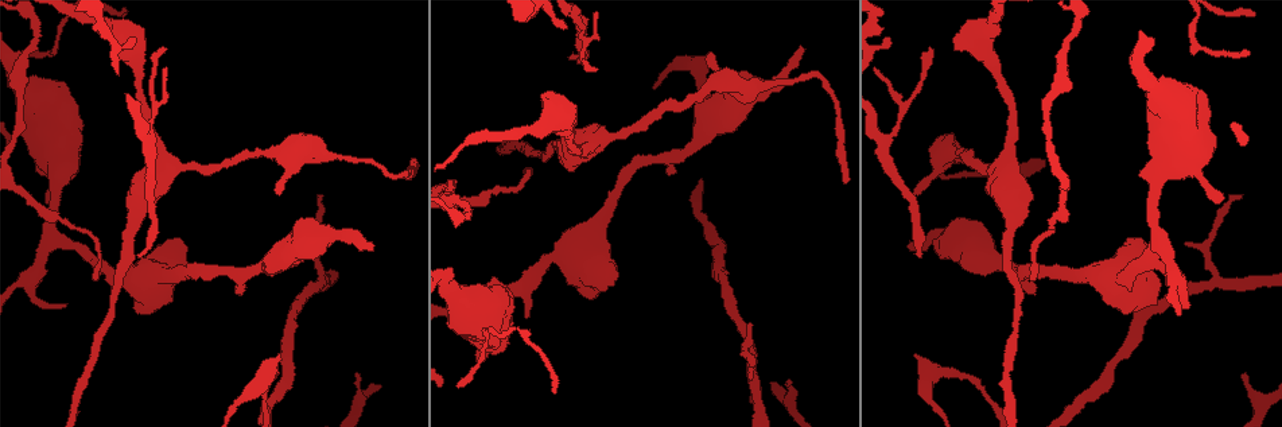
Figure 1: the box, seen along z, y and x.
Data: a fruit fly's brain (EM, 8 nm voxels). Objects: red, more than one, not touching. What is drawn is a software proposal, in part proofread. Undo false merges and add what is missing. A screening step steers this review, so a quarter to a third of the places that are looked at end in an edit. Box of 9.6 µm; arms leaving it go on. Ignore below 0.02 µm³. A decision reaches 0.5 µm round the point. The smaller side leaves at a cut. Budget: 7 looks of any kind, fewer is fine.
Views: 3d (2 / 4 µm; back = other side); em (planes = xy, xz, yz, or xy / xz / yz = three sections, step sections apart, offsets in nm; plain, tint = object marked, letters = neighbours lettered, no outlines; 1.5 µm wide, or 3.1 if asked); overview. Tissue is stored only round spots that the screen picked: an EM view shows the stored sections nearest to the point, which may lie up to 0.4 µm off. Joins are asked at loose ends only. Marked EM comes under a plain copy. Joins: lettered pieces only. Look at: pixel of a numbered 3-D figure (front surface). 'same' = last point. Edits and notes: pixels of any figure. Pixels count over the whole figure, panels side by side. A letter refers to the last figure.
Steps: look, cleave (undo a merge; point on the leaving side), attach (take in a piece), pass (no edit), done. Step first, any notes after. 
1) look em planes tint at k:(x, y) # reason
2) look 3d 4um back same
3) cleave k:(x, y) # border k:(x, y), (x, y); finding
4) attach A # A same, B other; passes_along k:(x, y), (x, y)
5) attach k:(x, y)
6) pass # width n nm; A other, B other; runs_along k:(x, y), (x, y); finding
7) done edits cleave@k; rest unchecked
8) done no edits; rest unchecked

look em planes letters at 1:(371, 250) # long arm stops here

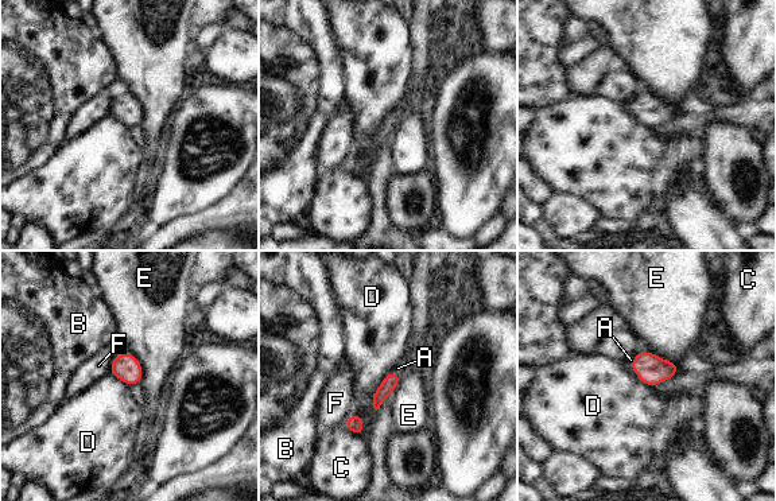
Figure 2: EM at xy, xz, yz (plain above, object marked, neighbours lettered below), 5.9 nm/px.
attach A # A same, B other, C other, D other, E other, F other; passes_along 2:(391, 380), (396, 373), (398, 368); the neuron continues

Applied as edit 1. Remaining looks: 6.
look overview # see it whole again

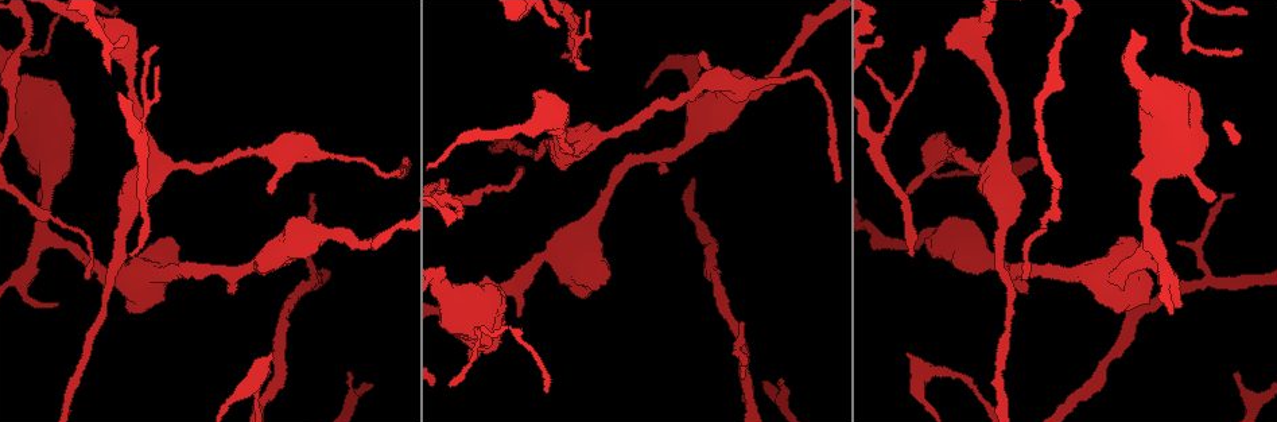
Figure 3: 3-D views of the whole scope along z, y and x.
look em 3.1um xy step 8 letters at 3:(782, 383) # an open end

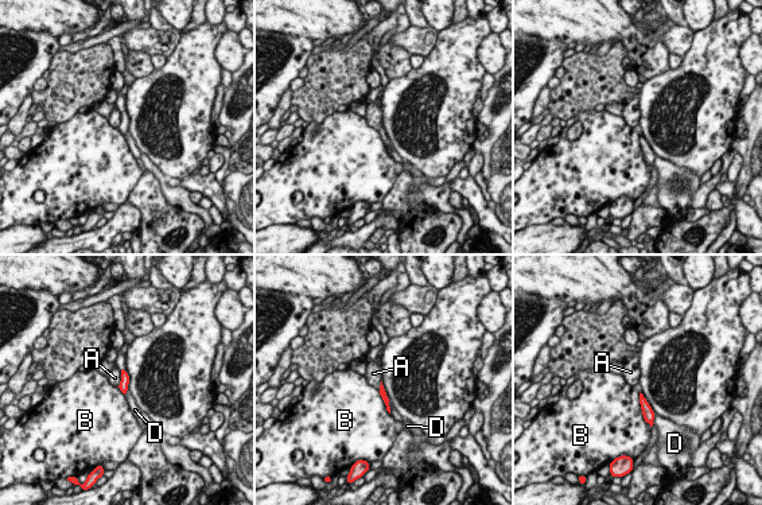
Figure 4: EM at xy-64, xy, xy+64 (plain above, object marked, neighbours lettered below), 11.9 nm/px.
pass # A other, B other, D other; runs_along 4:(381, 387), (388, 408); no lettered piece goes on from it

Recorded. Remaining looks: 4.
look 3d 4um at 3:(744, 376) # branch stops here

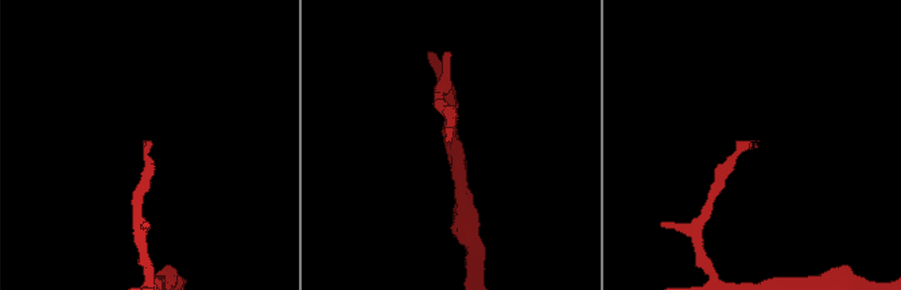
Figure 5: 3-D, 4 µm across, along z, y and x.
look em planes letters at 5:(150, 145) # now the EM

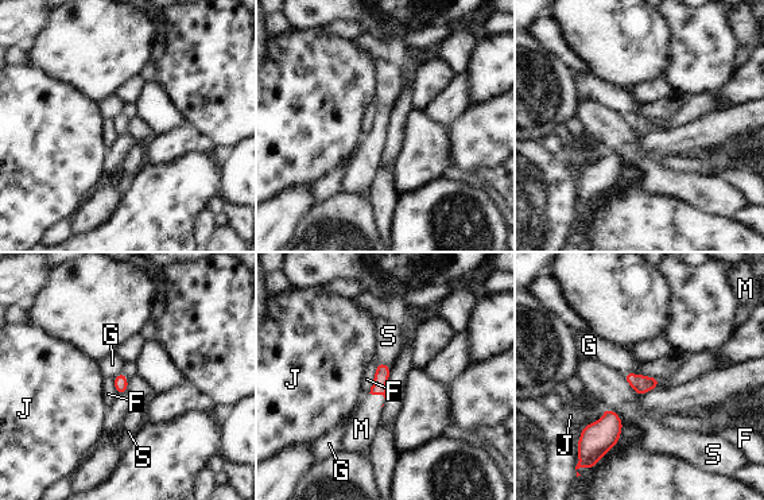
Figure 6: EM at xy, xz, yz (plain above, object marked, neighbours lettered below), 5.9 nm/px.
attach M # F other, G other, J other, M same, S other; passes_along 6:(382, 376), (377, 394), (361, 429); the neuron continues

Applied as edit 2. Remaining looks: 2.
done edits attach@2, attach@6; rest unchecked

